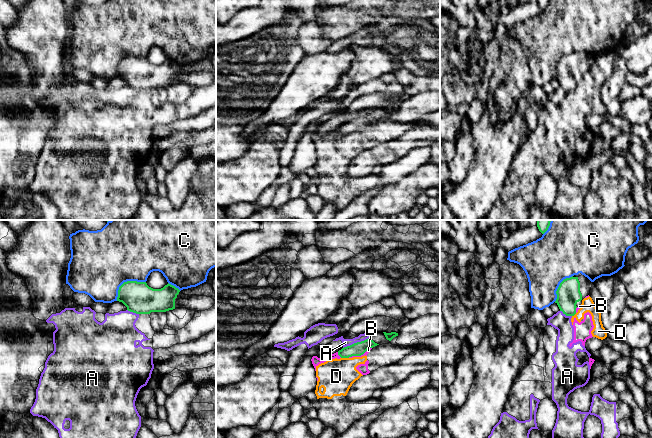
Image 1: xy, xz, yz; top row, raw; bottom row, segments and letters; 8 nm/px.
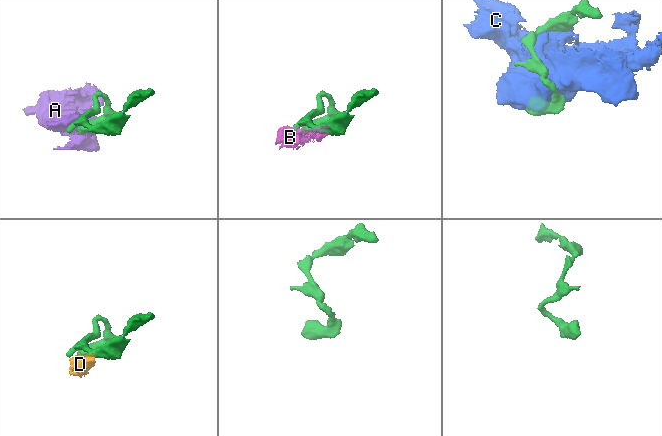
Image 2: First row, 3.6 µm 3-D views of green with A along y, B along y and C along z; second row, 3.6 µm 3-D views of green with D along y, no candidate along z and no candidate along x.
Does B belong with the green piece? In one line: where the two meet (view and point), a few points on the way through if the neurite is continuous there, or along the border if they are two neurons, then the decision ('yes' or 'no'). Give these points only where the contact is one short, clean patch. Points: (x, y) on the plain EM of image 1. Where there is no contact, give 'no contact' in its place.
xz (339, 131) | along xz (337, 128), (341, 133) | no

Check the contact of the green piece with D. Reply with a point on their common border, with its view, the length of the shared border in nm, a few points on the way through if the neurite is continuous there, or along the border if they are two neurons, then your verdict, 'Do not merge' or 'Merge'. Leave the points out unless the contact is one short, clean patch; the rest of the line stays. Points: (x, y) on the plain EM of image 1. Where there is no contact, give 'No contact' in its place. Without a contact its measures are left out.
Touches green at xz (345, 133). Shared border 60 nm. Boundary: xz (341, 133), (348, 134). Do not merge

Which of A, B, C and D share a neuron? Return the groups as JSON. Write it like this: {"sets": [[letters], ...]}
{"sets": [["A", "B", "D"], ["C"]]}

